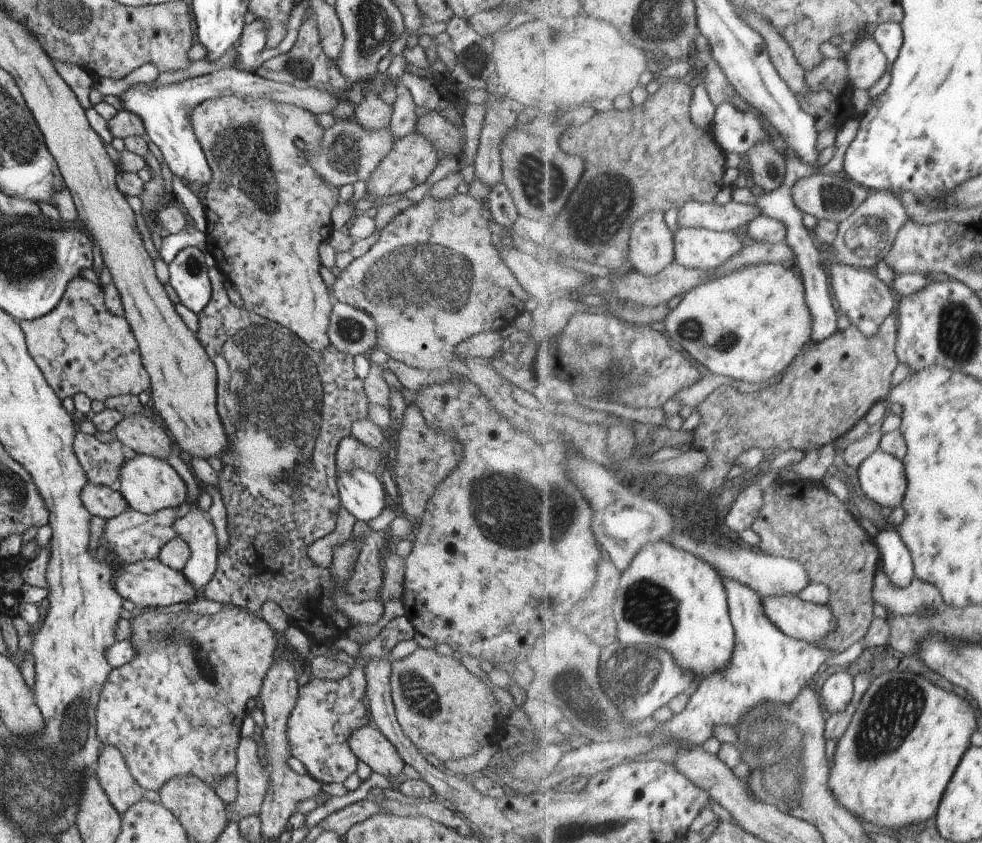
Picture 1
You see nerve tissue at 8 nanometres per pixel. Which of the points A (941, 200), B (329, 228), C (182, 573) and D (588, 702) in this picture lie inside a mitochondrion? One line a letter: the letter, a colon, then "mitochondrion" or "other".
A: other
B: other
C: other
D: mitochondrion

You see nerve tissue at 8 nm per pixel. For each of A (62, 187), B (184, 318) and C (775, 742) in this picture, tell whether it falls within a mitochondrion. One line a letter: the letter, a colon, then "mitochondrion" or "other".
A: other
B: other
C: mitochondrion

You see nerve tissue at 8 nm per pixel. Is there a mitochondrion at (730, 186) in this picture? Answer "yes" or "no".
no

